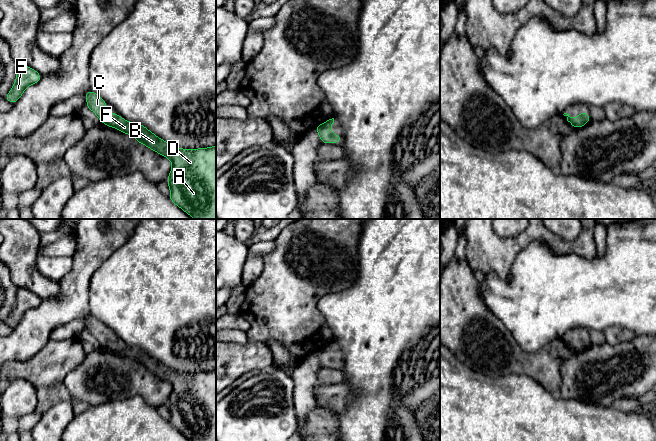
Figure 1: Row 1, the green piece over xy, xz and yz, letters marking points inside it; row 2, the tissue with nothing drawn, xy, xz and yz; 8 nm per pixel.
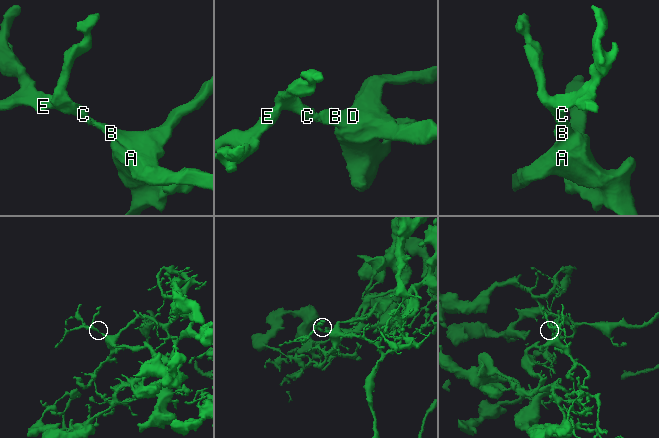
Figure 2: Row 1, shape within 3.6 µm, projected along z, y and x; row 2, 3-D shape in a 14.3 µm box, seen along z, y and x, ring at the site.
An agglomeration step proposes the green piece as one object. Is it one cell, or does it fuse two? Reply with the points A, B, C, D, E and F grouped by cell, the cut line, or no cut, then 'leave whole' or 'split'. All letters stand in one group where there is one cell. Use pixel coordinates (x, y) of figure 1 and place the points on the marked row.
groups A B C D E F; cut none; leave whole

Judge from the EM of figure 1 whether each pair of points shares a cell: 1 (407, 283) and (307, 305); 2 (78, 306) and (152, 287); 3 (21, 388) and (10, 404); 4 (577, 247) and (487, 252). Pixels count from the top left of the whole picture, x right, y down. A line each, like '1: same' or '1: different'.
1: different
2: different
3: same
4: same

